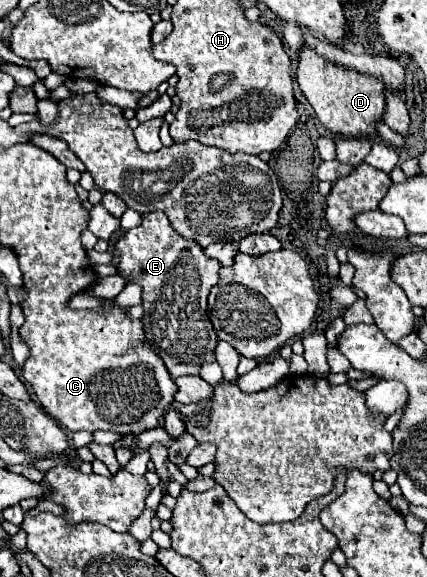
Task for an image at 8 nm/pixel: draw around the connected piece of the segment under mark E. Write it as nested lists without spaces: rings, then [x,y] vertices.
[[[149,212],[149,214],[143,214],[143,222],[137,226],[137,228],[131,228],[127,230],[119,242],[117,242],[117,250],[121,254],[121,262],[119,262],[119,276],[125,278],[127,282],[135,282],[141,286],[143,290],[143,330],[145,330],[145,342],[151,346],[151,350],[165,362],[169,374],[173,378],[179,378],[179,376],[187,376],[187,374],[193,374],[193,376],[199,376],[201,372],[201,366],[205,362],[215,362],[215,346],[219,342],[215,330],[213,330],[213,324],[207,316],[207,296],[209,296],[209,290],[217,284],[219,280],[219,262],[205,256],[203,248],[199,244],[195,244],[193,240],[187,240],[183,236],[179,236],[167,216],[163,212]]]

